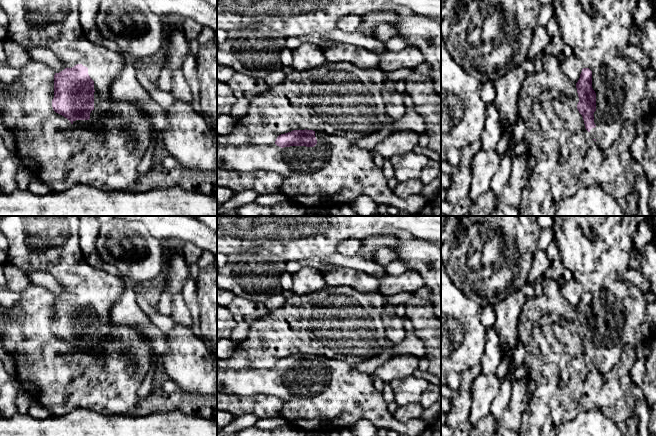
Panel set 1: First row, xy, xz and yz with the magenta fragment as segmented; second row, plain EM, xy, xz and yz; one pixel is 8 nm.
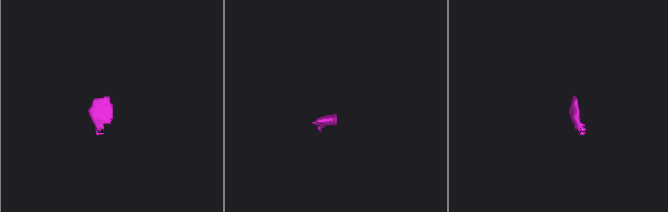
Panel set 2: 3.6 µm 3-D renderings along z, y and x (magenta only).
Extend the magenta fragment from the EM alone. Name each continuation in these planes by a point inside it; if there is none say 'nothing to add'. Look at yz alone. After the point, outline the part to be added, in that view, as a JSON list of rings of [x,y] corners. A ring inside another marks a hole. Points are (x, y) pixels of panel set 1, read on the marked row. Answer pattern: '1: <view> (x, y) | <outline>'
1: yz (597, 31) | [[[553,0],[553,17],[558,22],[563,41],[572,48],[573,54],[582,60],[583,68],[589,68],[592,71],[592,88],[596,93],[596,111],[593,114],[596,127],[592,128],[589,133],[602,151],[614,144],[626,121],[635,123],[646,116],[647,77],[645,69],[633,59],[621,54],[621,51],[631,44],[633,13],[637,3],[638,0]]]

